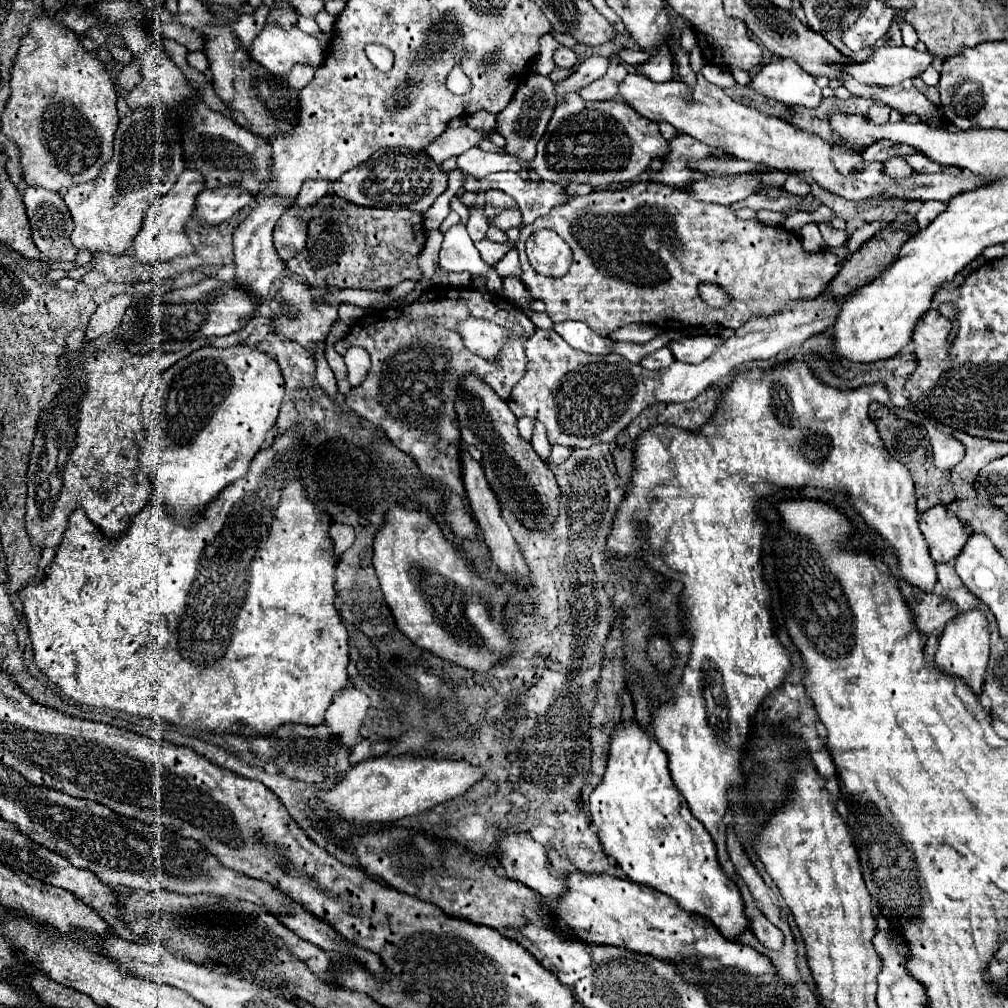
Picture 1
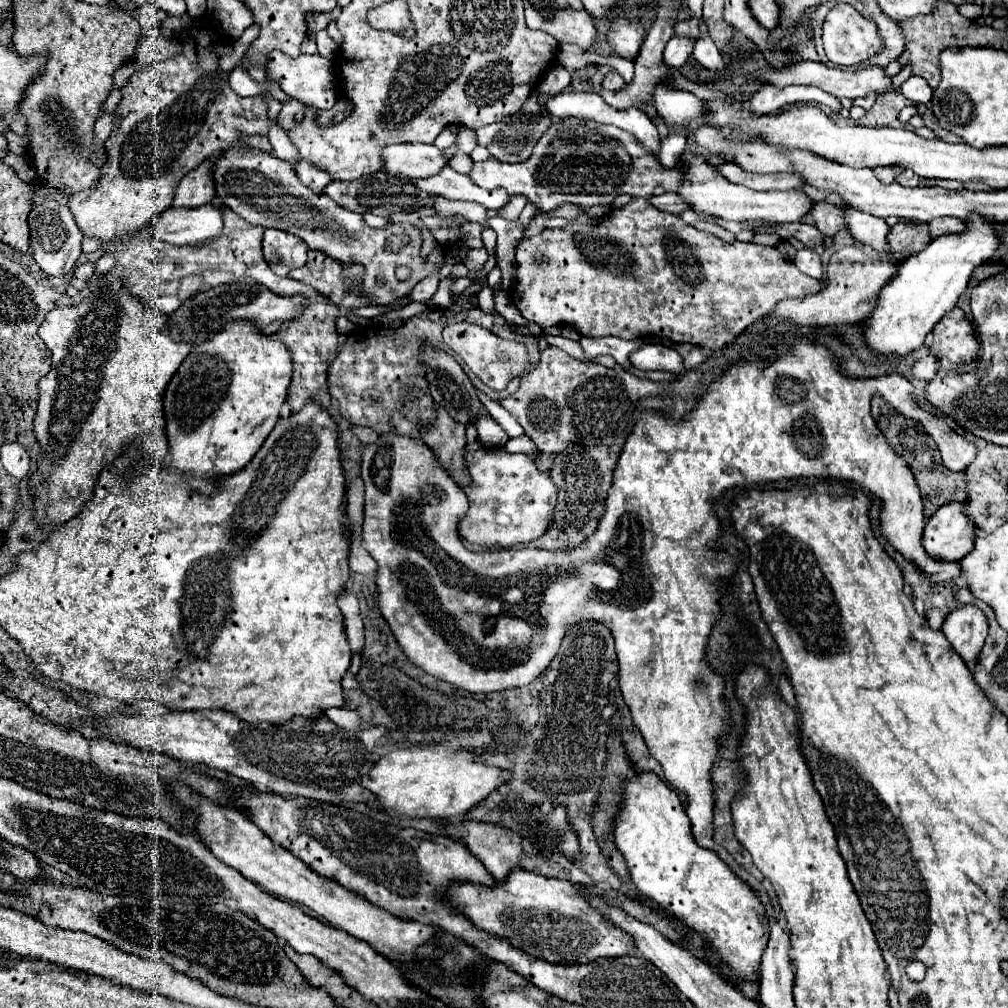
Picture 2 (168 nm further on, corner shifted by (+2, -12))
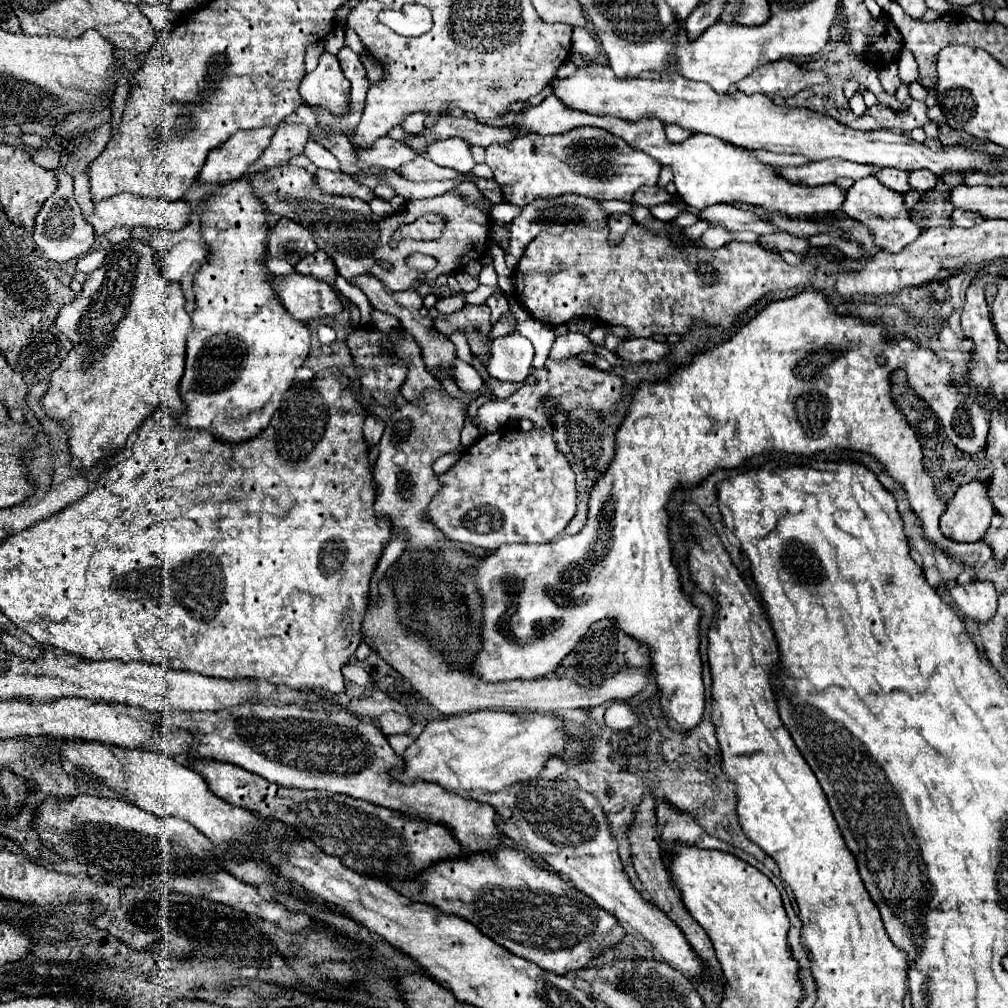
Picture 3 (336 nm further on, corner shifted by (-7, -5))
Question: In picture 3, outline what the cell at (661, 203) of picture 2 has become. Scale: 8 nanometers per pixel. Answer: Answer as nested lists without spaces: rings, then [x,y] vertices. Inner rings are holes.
[[[640,187],[636,193],[634,193],[634,203],[642,205],[642,207],[652,207],[652,205],[658,205],[658,203],[670,203],[670,201],[676,201],[680,199],[678,195],[670,195],[664,187]]]

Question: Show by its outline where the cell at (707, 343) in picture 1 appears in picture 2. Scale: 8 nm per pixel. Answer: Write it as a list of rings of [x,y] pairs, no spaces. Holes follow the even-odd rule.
[[[643,344],[629,356],[629,362],[639,370],[667,370],[681,372],[683,362],[681,356],[663,344]]]

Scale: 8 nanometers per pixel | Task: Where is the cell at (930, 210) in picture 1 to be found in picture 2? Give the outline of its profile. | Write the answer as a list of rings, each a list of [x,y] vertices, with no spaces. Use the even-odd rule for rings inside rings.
[[[935,218],[929,222],[929,230],[931,238],[939,238],[945,234],[961,234],[965,230],[965,224],[957,218]]]

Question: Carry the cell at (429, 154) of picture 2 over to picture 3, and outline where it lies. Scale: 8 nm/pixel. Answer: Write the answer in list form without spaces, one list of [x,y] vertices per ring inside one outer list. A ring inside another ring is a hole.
[[[390,137],[378,139],[370,149],[358,149],[358,159],[360,159],[362,167],[382,165],[382,167],[398,171],[404,163],[408,163],[416,157],[418,157],[416,151],[412,151],[408,145],[394,141]]]

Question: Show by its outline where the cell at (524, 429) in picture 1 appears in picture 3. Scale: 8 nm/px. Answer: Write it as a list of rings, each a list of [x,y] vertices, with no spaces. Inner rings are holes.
[[[460,359],[454,361],[454,377],[456,377],[456,383],[458,383],[458,387],[462,391],[476,391],[476,393],[480,393],[482,385],[484,385],[482,377],[478,375],[478,371],[472,365],[462,363]]]

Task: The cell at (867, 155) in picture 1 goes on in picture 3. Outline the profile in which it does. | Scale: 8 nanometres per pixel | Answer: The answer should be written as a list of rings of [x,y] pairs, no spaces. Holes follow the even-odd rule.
[[[880,169],[880,173],[878,173],[876,177],[880,179],[882,185],[886,185],[886,187],[892,189],[892,191],[898,191],[898,193],[910,191],[910,185],[908,185],[908,173],[906,173],[906,171]]]

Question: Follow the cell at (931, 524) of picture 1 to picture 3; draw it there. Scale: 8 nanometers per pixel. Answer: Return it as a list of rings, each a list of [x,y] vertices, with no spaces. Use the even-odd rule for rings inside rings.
[[[972,481],[962,485],[948,501],[940,519],[940,531],[944,537],[956,539],[958,543],[974,543],[980,541],[990,527],[992,515],[994,507],[988,499],[986,485]]]

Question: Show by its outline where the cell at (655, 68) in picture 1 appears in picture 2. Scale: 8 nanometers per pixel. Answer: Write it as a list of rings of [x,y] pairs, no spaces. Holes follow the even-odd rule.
[[[673,36],[671,42],[667,44],[663,56],[671,68],[681,68],[681,66],[685,66],[685,62],[689,62],[689,56],[693,54],[693,46],[695,46],[693,38]]]

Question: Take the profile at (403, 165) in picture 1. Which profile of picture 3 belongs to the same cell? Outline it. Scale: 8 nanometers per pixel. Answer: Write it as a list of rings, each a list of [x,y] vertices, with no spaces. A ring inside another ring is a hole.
[[[318,169],[314,175],[316,175],[316,181],[318,181],[318,185],[324,193],[358,197],[358,199],[364,199],[364,201],[374,199],[372,189],[362,185],[360,181],[356,181],[352,175],[346,175],[342,171],[328,171],[328,169]]]

